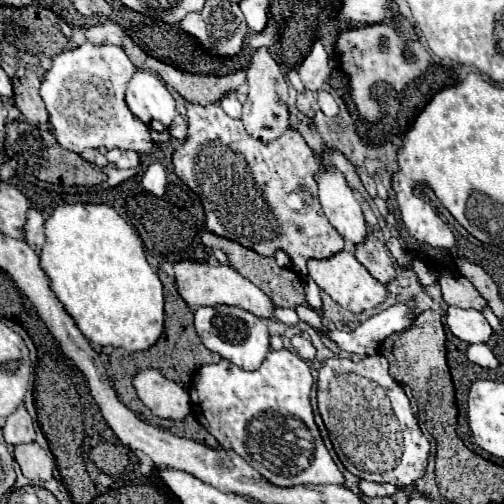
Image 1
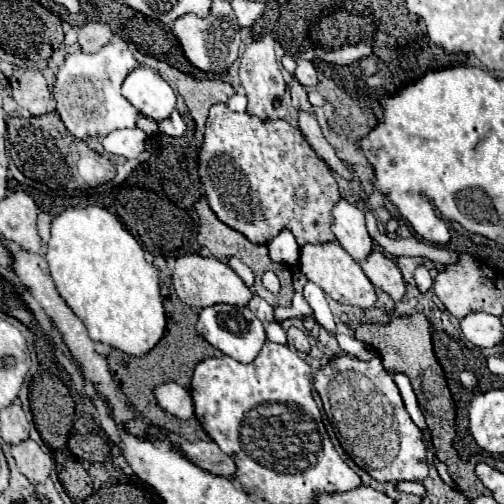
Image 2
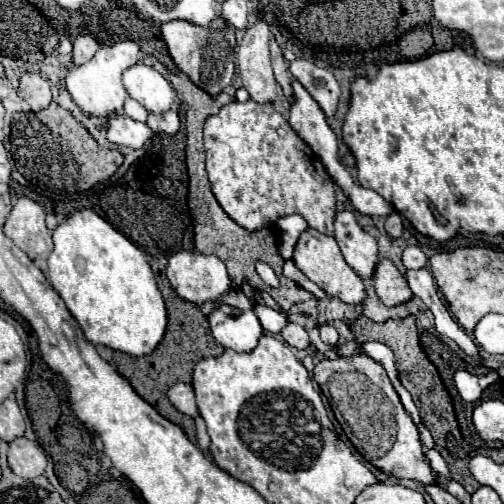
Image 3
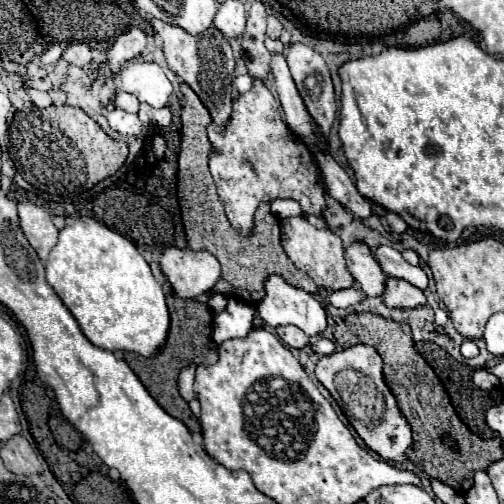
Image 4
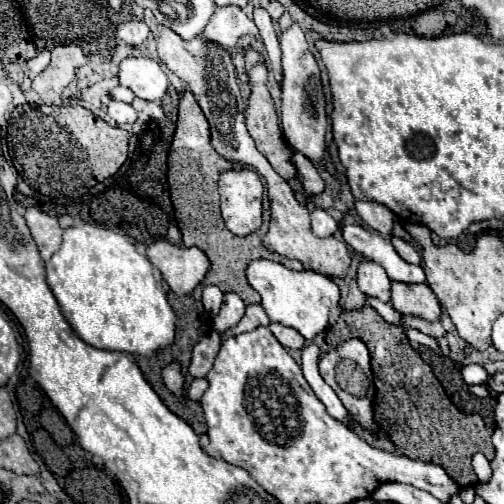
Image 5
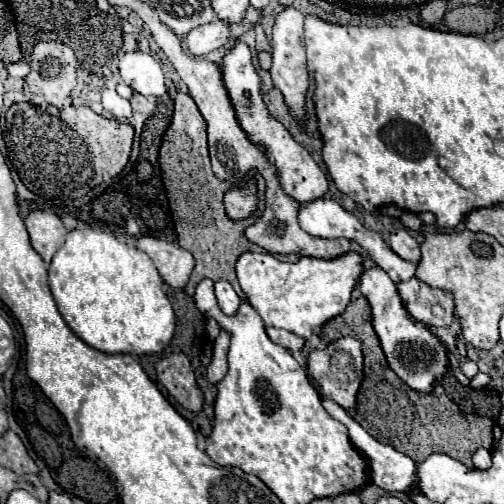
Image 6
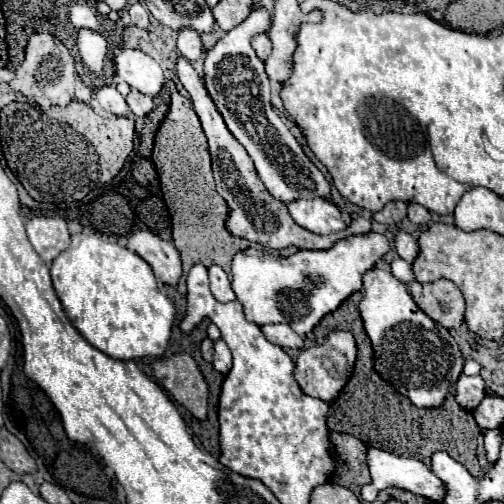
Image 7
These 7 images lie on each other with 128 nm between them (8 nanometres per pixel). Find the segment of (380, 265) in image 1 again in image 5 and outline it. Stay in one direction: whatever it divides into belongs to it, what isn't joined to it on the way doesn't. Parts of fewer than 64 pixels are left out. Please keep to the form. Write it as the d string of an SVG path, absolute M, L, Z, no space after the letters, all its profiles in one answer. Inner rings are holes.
M392 282L392 306L400 314L412 314L430 322L440 318L440 302L428 284Z

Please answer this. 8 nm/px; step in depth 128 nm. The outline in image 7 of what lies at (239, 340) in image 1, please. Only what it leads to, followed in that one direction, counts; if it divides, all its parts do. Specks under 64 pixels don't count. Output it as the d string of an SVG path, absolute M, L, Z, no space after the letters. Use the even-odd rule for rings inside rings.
M210 266L208 276L210 276L210 290L212 290L212 294L214 294L214 298L218 302L236 300L236 294L234 294L234 290L230 286L230 280L228 280L226 272L220 266Z

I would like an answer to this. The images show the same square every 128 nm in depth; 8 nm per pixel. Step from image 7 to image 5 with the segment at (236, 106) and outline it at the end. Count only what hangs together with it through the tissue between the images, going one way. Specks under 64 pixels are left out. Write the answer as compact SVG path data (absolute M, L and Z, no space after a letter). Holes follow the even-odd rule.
M294 152L294 164L296 164L298 172L300 172L300 182L304 186L304 192L306 194L322 194L324 180L320 178L314 164L306 156L302 156L300 152Z

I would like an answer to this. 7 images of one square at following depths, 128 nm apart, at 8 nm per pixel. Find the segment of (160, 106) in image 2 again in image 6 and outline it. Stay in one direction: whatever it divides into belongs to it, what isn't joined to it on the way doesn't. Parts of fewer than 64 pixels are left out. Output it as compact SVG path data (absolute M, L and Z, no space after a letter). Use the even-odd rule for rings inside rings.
M128 52L120 58L120 76L122 80L142 96L164 96L164 72L162 66L144 52Z

